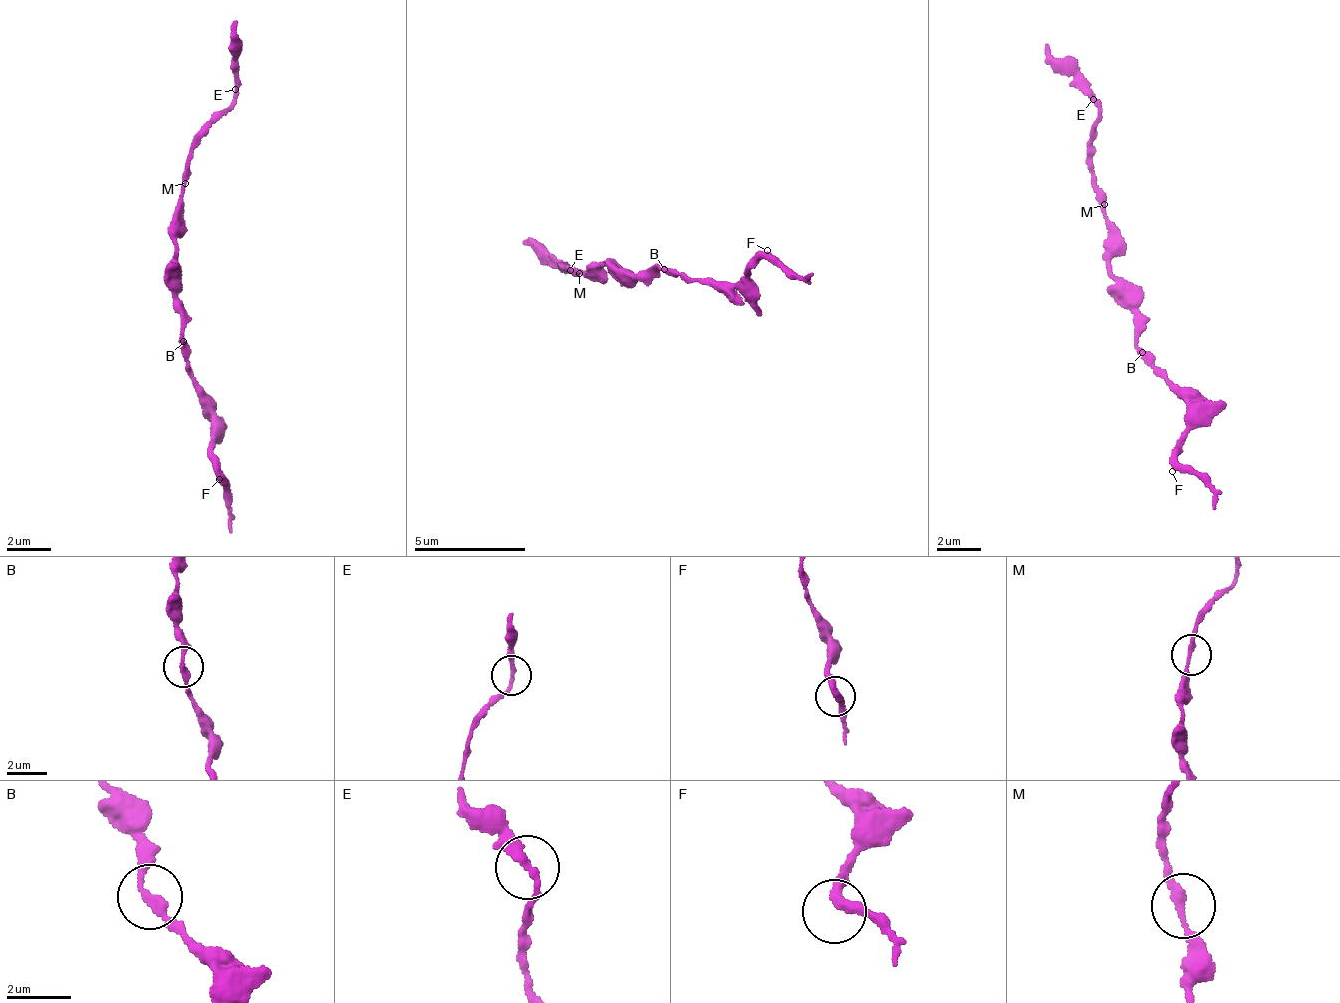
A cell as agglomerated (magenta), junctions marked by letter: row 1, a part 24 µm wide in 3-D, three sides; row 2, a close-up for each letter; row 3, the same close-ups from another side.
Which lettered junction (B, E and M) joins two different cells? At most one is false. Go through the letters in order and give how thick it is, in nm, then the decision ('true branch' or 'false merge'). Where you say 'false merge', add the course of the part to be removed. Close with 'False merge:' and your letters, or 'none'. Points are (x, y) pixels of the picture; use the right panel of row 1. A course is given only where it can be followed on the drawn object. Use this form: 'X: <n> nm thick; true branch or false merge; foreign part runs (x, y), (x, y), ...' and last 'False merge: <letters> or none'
B: 220 nm thick; true branch
E: 240 nm thick; true branch
M: 200 nm thick; true branch
False merge: none

